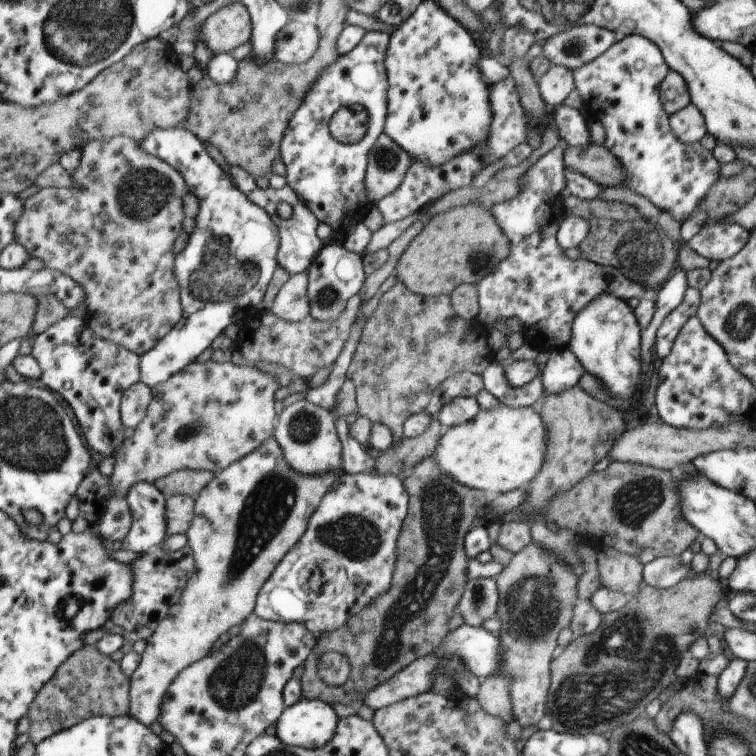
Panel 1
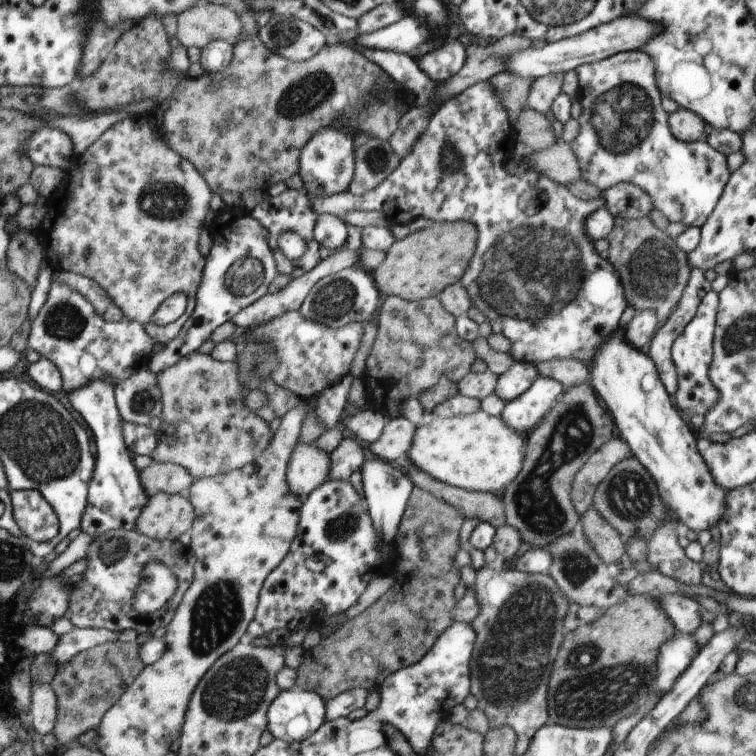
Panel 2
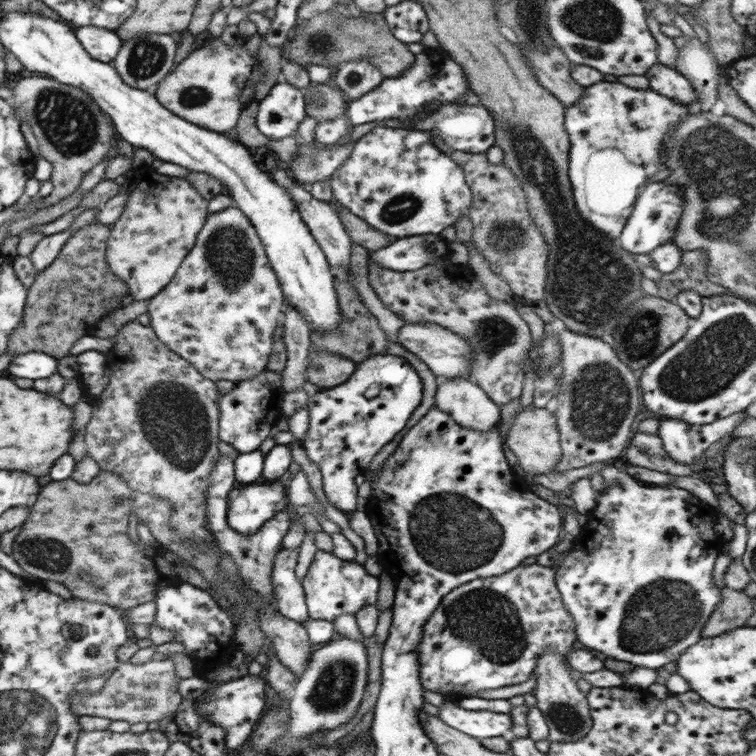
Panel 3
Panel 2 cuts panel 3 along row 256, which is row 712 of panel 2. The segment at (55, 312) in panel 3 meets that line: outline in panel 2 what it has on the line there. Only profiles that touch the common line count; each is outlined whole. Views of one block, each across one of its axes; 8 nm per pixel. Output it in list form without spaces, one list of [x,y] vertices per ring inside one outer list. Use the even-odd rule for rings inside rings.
[[[136,641],[109,642],[80,653],[67,665],[55,669],[50,682],[57,698],[57,715],[52,733],[59,744],[73,745],[87,730],[99,728],[102,714],[110,711],[111,706],[118,702],[119,697],[127,692],[135,678],[146,668],[139,657],[139,648]]]

